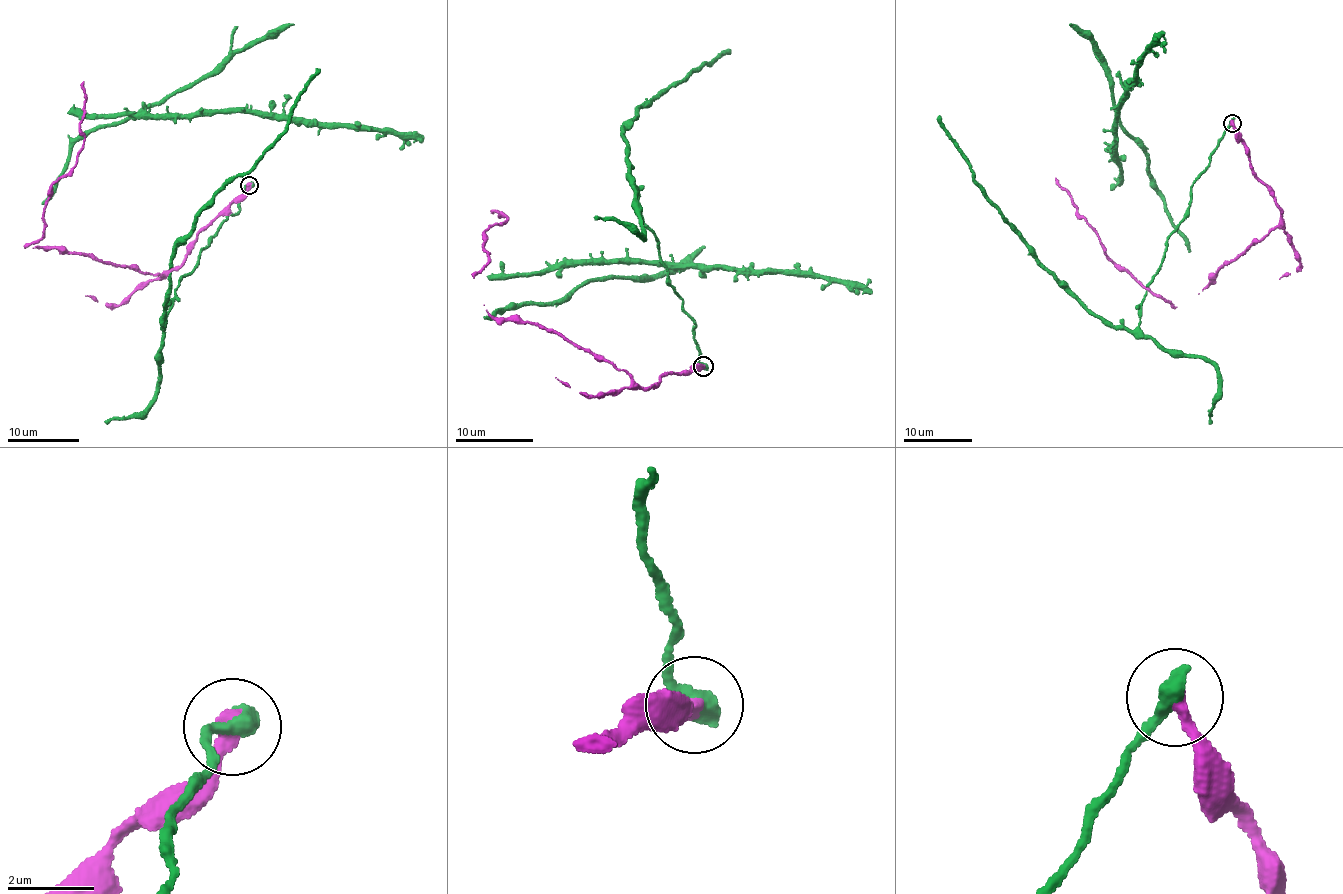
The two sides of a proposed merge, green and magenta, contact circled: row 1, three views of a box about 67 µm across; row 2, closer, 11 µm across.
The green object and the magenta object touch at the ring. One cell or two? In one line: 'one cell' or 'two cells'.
two cells

